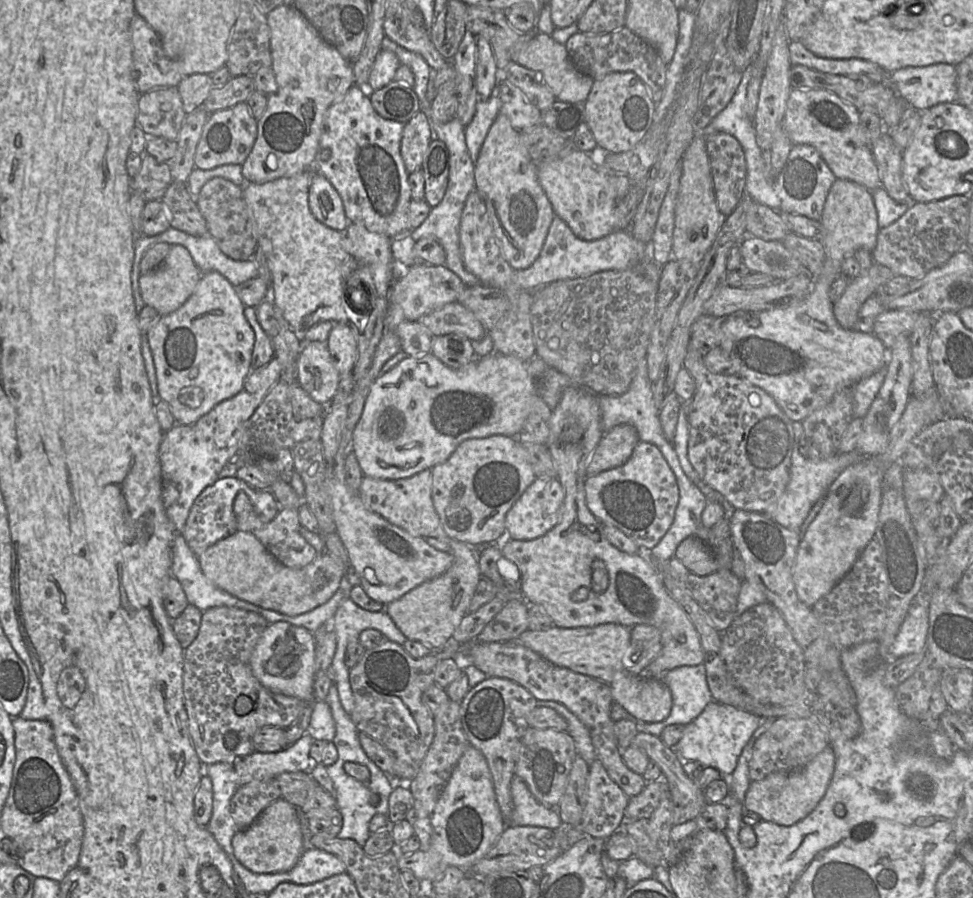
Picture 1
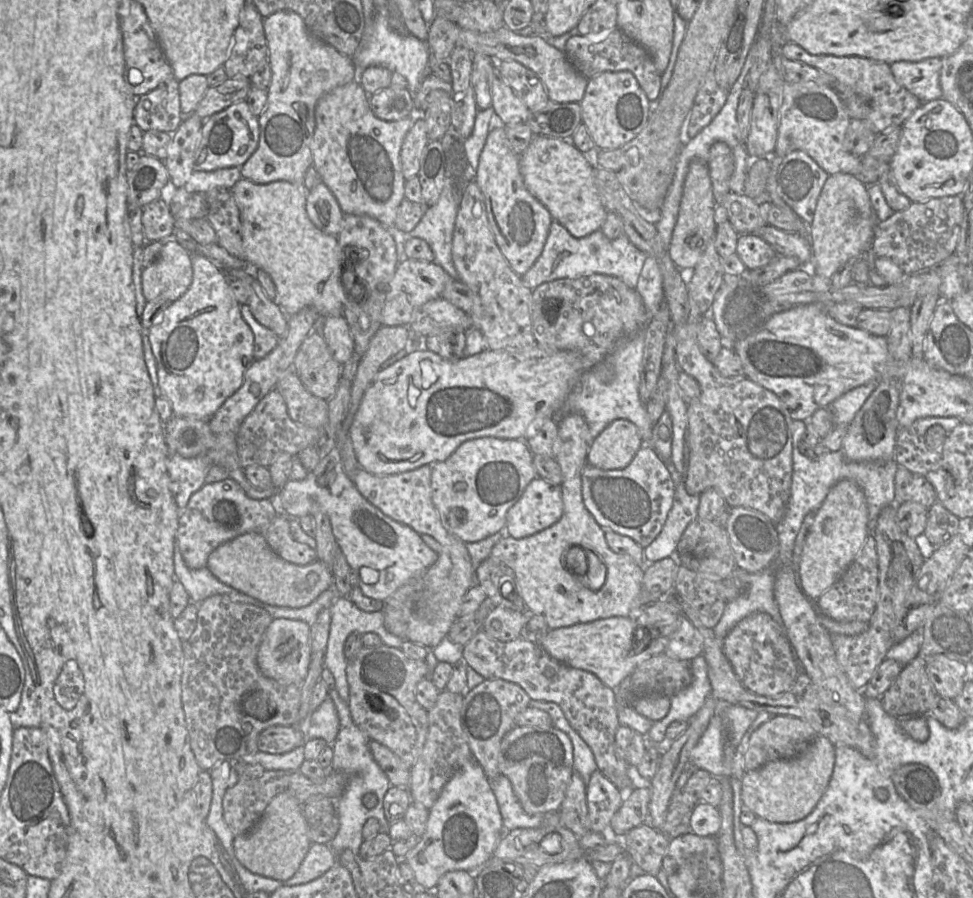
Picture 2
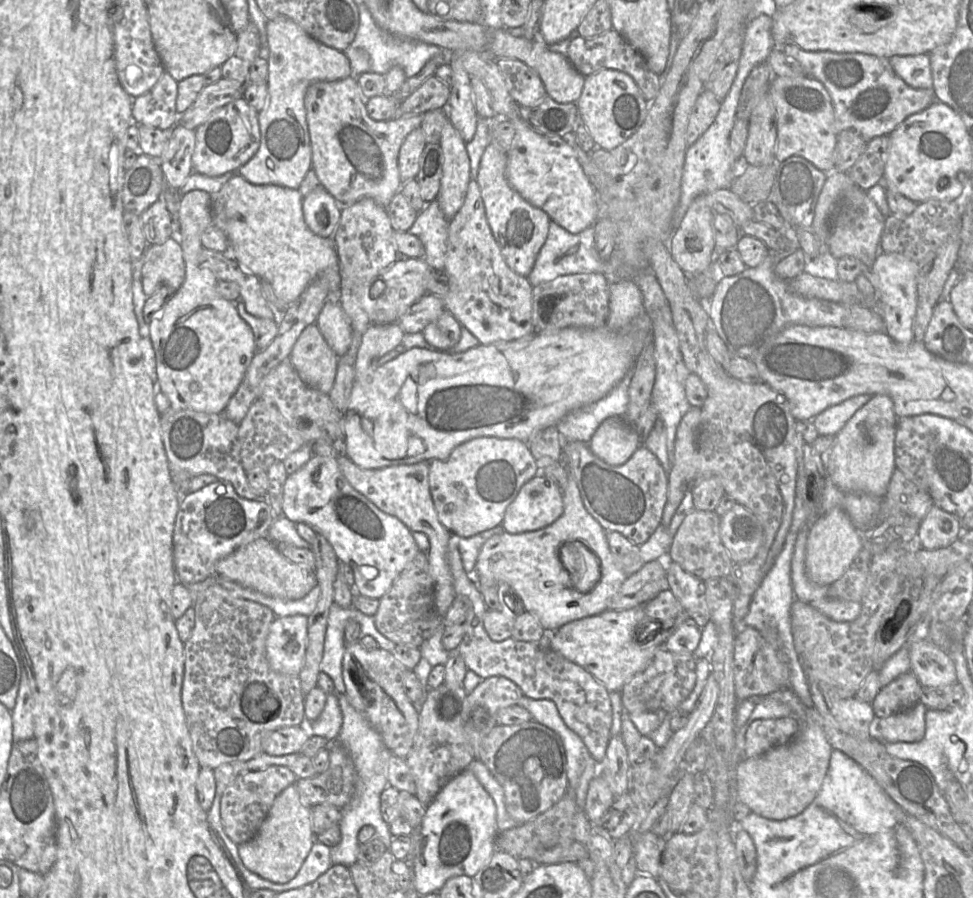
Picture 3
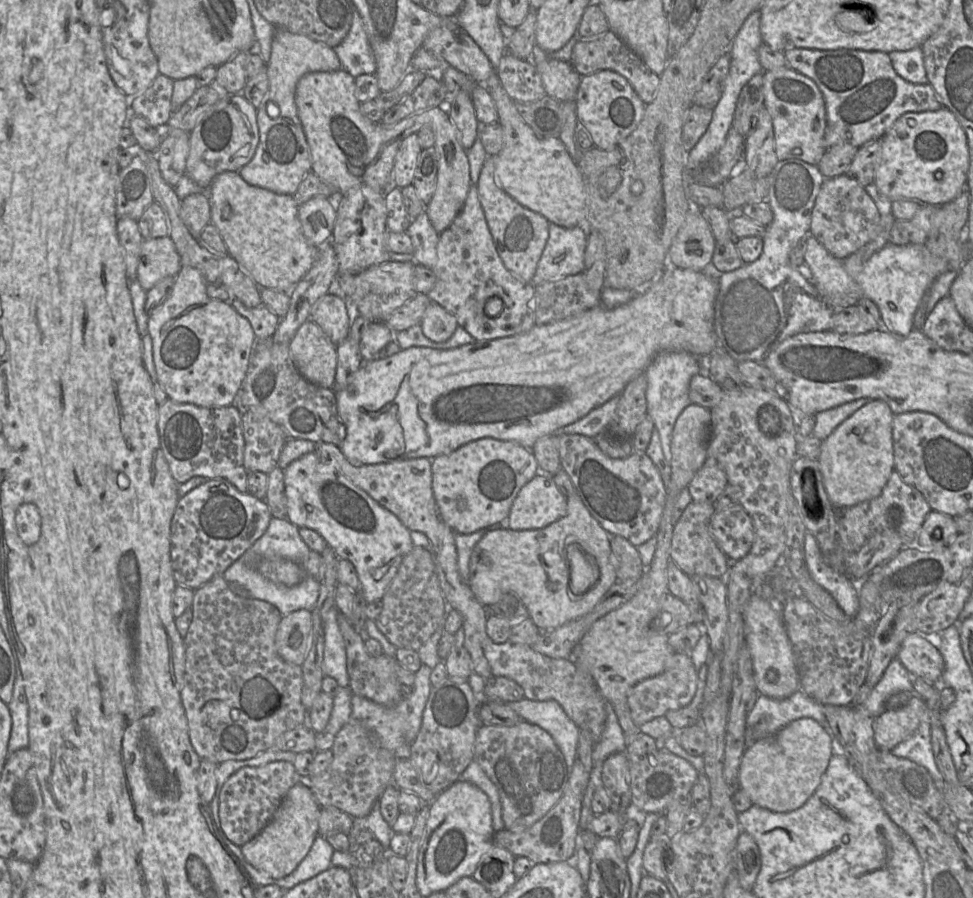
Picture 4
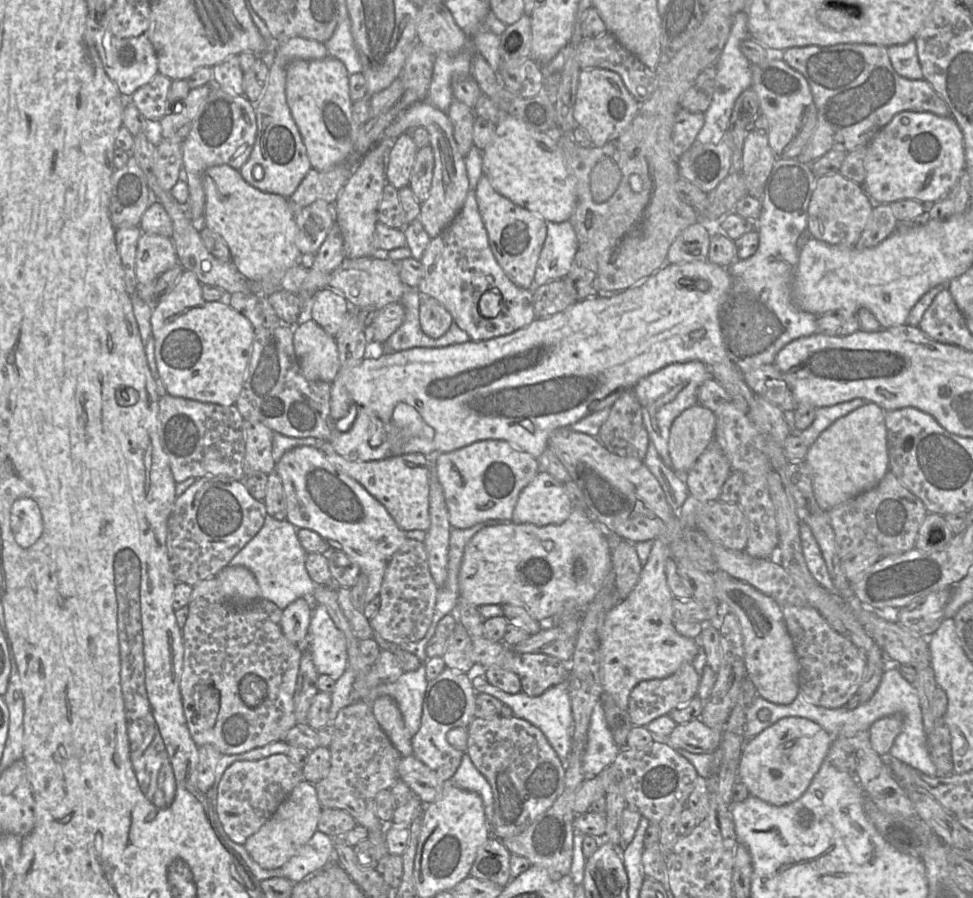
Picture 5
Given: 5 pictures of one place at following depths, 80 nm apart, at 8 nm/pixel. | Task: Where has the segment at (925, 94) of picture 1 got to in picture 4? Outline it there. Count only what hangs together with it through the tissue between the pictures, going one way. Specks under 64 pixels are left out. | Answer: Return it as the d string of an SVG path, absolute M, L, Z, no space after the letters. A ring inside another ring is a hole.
M920 47L908 51L892 51L889 54L895 72L913 84L927 84L923 52Z

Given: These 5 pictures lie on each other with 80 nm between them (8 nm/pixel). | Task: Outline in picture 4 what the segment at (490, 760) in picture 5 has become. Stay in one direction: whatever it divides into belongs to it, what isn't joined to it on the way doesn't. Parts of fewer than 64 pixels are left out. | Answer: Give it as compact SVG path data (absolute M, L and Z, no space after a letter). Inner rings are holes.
M525 720L514 726L482 724L474 743L474 760L497 787L505 829L514 832L541 819L559 801L569 779L564 756L551 735Z

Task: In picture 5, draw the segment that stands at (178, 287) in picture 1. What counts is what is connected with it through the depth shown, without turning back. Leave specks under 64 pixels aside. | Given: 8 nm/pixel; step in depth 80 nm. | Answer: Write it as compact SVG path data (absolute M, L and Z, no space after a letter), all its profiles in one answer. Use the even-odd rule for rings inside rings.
M141 234L136 251L135 270L137 282L148 284L178 264L178 257L171 237Z

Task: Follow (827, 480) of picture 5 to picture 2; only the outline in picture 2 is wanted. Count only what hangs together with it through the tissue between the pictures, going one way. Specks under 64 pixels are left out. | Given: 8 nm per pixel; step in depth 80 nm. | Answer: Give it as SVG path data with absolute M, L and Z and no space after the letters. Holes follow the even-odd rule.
M883 378L851 423L842 442L842 451L852 461L895 459L897 438L897 410L900 401L900 381Z

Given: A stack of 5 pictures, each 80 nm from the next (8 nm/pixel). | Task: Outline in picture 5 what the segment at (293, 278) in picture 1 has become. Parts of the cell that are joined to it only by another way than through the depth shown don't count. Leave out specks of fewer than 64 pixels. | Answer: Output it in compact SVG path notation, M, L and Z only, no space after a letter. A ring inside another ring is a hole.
M226 164L206 169L203 188L203 225L224 239L233 265L251 283L259 283L273 271L286 271L300 262L309 263L295 243L297 225L288 198L260 191L247 183L239 170Z

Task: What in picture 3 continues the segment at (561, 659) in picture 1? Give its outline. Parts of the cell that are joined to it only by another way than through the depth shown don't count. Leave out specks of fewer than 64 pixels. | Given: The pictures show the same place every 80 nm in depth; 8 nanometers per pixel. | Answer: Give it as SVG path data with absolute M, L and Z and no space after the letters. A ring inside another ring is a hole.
M644 605L624 610L606 610L561 626L547 634L546 644L569 661L583 667L609 692L621 692L633 676L651 663L659 648L663 648L654 645L661 631L654 632L659 630L654 629L652 623L649 625L649 619L643 620L644 615Z

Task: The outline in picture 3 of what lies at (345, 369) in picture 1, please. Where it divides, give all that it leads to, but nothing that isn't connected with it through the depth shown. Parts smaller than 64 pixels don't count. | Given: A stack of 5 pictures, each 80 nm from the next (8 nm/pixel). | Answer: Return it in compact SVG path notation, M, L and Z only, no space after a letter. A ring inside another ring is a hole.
M328 299L316 320L320 332L338 357L343 357L352 340L352 327L337 299Z

